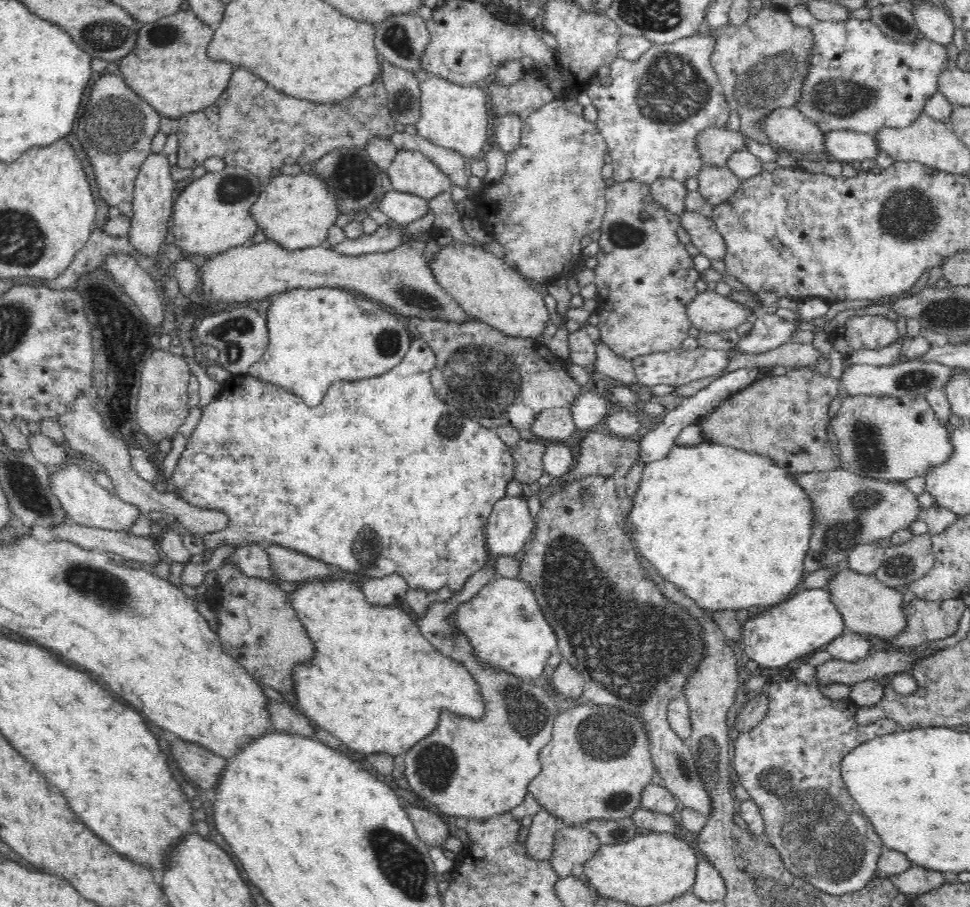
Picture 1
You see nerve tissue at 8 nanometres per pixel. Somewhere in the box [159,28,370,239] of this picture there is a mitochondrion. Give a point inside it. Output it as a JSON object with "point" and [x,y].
{"point":[236,187]}

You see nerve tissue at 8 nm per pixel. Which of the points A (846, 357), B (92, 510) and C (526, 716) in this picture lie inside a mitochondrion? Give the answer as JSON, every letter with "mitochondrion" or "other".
{"A":"other","B":"other","C":"mitochondrion"}

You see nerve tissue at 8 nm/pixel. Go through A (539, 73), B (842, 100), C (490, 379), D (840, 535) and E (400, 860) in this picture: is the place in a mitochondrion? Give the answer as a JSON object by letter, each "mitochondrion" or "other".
{"A":"other","B":"mitochondrion","C":"mitochondrion","D":"mitochondrion","E":"mitochondrion"}

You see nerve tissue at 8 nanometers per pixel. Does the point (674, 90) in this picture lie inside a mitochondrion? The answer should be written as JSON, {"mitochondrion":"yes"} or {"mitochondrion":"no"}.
{"mitochondrion":"yes"}

